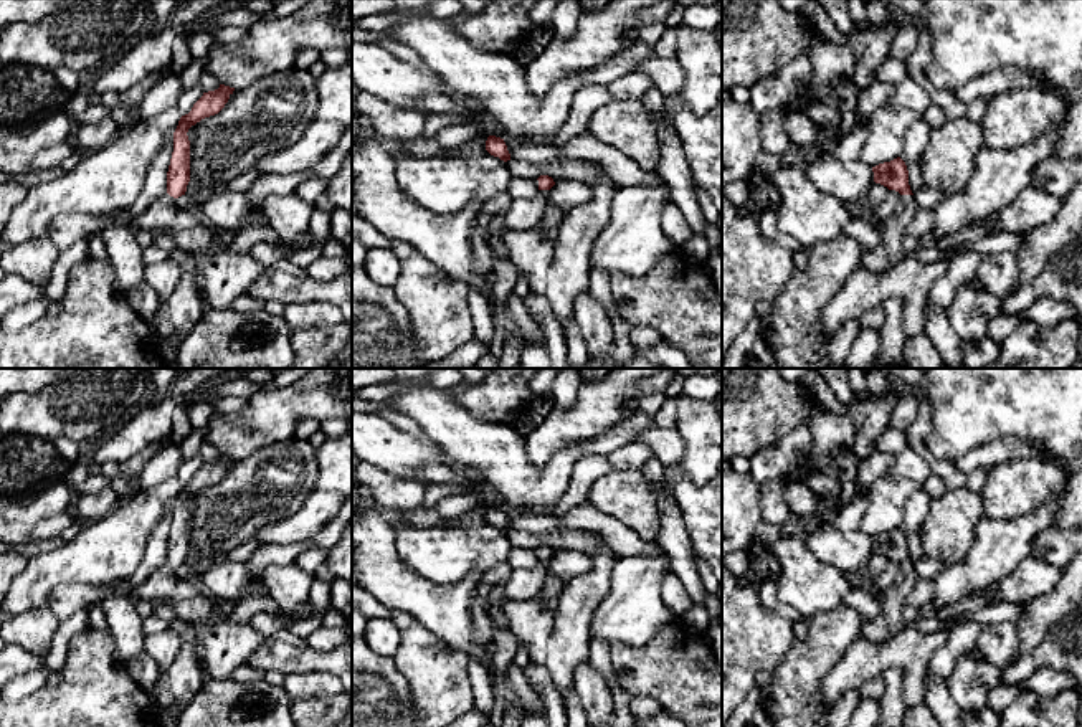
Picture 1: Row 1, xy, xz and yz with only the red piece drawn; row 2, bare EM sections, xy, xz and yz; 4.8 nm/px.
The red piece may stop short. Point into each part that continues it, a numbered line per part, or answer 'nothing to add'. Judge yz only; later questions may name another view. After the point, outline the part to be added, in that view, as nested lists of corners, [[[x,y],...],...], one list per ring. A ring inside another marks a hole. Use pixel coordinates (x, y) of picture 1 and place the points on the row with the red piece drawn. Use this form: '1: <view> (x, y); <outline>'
1: yz (889, 251); [[[902,195],[895,211],[887,220],[884,220],[880,243],[876,248],[864,249],[861,253],[859,268],[882,276],[899,261],[905,259],[905,226],[917,210],[918,207],[915,205],[914,195]]]

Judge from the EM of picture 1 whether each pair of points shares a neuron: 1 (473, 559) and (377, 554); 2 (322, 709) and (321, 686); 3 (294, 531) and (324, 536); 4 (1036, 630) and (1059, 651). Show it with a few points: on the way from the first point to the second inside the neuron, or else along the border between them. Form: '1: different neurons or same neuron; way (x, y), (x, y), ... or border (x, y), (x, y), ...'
1: different neurons; border (395, 527), (397, 555), (427, 582)
2: different neurons; border (334, 694), (319, 694), (291, 703)
3: different neurons; border (334, 516), (308, 539), (278, 544)
4: different neurons; border (1064, 615), (1029, 651), (1015, 660)

